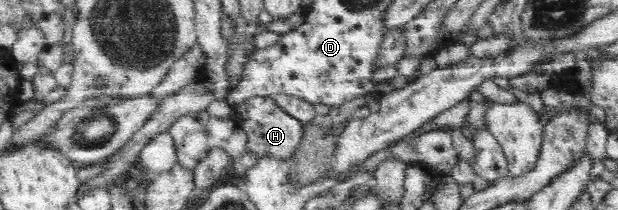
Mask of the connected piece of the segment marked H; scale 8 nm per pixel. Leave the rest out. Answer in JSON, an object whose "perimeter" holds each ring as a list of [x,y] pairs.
{"perimeter":[[[271,96],[247,99],[245,103],[237,106],[236,114],[237,123],[248,136],[248,152],[252,152],[259,158],[274,158],[281,162],[292,159],[304,137],[304,124],[280,109],[271,100]]]}

